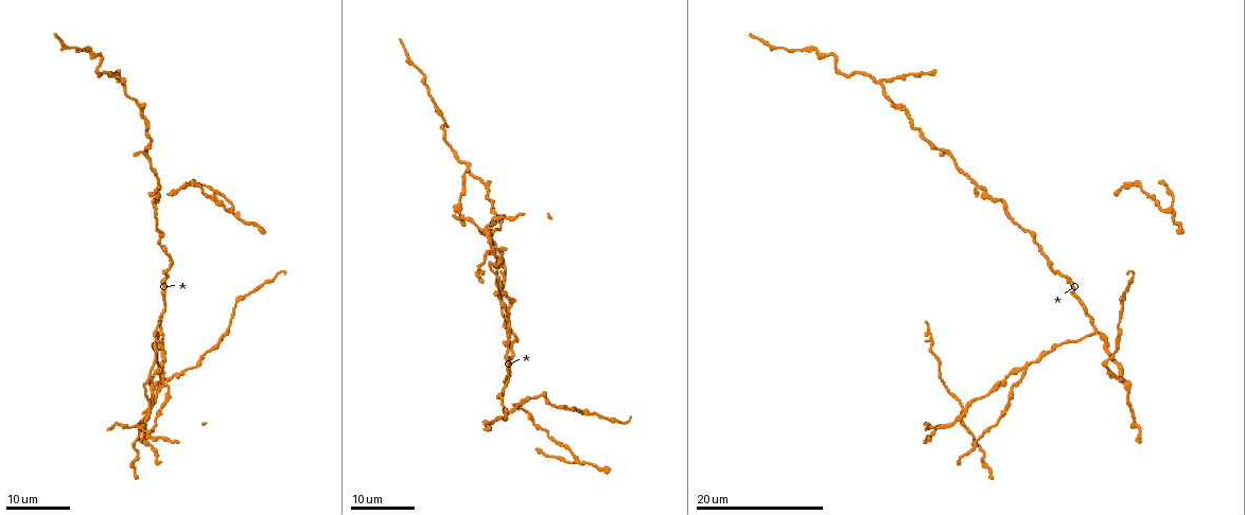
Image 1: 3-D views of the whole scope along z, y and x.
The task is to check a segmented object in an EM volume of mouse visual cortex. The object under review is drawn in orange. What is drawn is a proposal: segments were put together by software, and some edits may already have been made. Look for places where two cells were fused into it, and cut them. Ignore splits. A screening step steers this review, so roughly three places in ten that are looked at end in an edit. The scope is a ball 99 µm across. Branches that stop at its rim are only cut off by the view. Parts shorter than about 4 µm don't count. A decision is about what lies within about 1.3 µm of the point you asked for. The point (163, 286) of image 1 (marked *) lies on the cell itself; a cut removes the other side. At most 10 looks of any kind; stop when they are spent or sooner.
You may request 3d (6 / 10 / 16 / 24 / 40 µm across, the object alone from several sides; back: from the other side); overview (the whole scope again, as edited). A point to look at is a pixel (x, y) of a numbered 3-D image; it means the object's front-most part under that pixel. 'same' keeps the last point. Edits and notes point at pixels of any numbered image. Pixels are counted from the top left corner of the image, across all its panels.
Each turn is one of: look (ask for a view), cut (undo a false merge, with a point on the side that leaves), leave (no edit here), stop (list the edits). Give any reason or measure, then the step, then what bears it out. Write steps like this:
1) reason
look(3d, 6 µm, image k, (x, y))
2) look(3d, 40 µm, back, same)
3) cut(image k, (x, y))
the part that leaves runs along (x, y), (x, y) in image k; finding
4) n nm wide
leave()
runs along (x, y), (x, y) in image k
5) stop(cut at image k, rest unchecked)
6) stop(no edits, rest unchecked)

three-way junction
look(3d, 16 µm, image 1, (1023, 371))

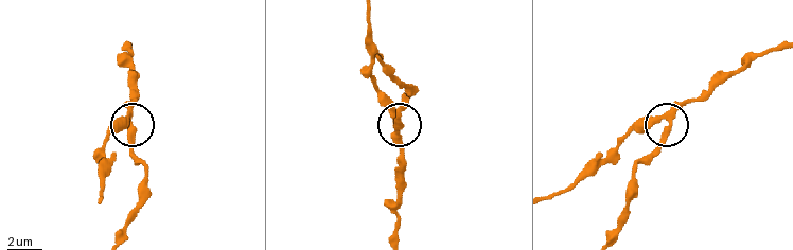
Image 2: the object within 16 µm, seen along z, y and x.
look(3d, 6 µm, image 2, (131, 128))

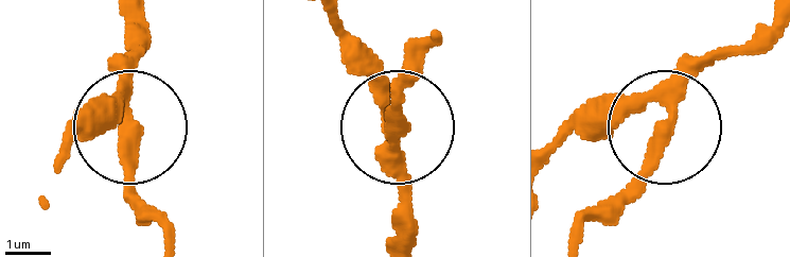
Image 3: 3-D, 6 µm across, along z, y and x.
side arm 22 µm
leave()
runs along (773, 16), (692, 73), (647, 165), (594, 218) in image 3; all the same cell

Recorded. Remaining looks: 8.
three arms meet
look(3d, 24 µm, image 1, (962, 408))

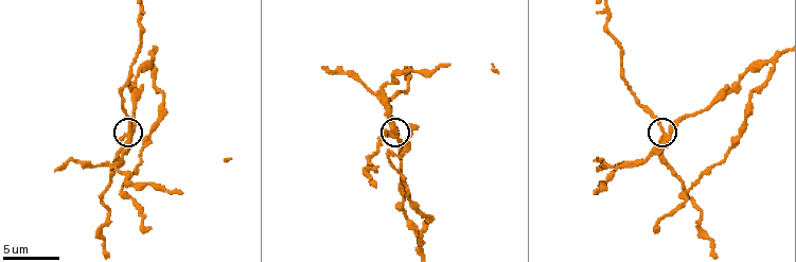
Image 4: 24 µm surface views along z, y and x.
look(3d, 10 µm, image 4, (128, 133))

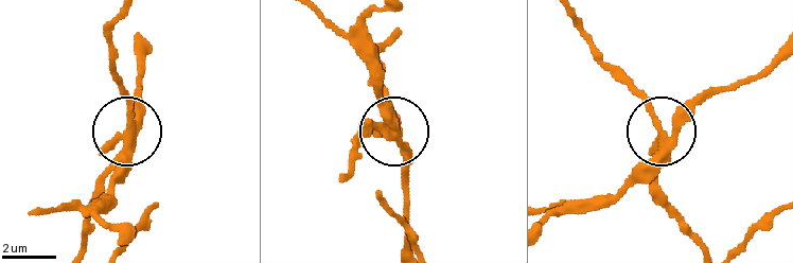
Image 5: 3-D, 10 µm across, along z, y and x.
cut(image 5, (100, 179))
the part that leaves runs along (129, 147), (129, 102), (110, 40), (118, 20) in image 5; two cells meet here

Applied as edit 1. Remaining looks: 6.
look(overview)

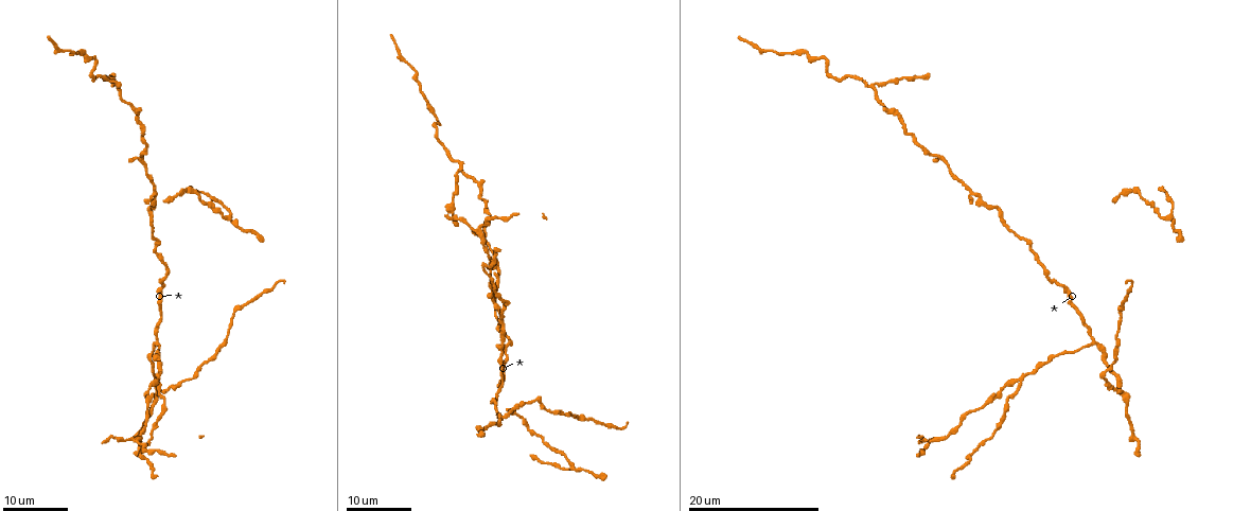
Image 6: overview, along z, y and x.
thin arm on a thick one
look(3d, 24 µm, image 6, (473, 229))

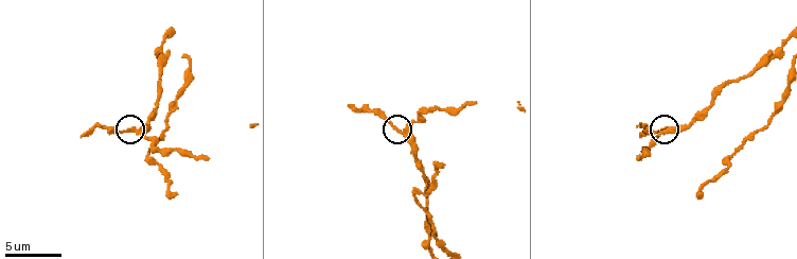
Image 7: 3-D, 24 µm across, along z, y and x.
look(3d, 6 µm, image 7, (402, 129))

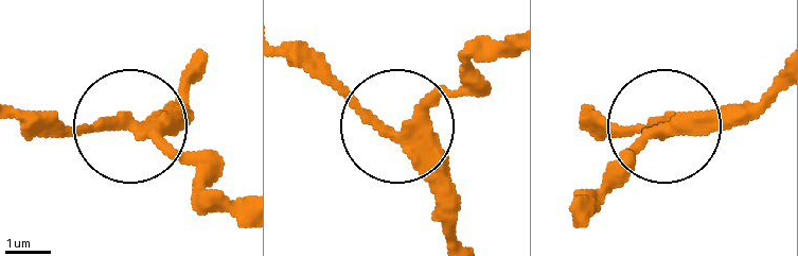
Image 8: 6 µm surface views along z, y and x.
side arm 6 µm
leave()
runs along (772, 86), (738, 108), (582, 132) in image 8; one cell here

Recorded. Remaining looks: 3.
a fork
look(3d, 16 µm, image 6, (154, 343))

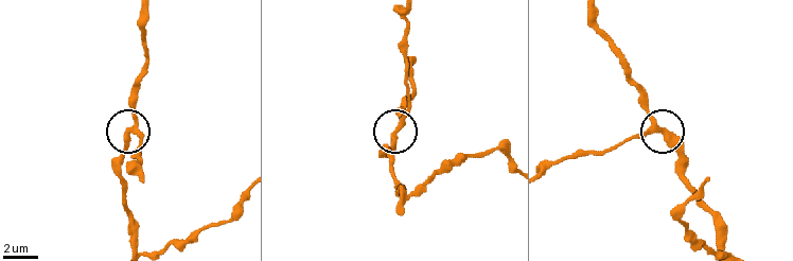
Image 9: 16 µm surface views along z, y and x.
zoom in
look(3d, 10 µm, image 9, (131, 129))

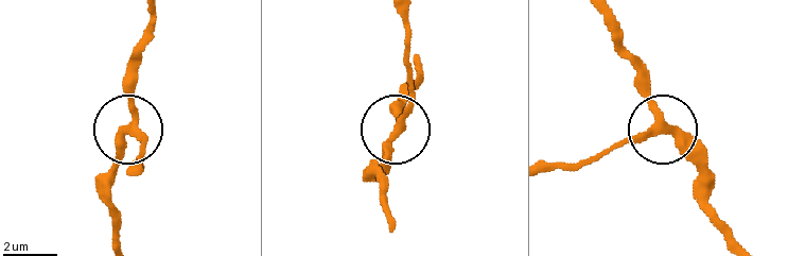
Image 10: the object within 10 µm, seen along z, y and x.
280 nm wide
leave()
runs along (600, 14), (660, 129), (598, 156) in image 10; continuous, no second cell

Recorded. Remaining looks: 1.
stop(cut at image 5, rest unchecked)

